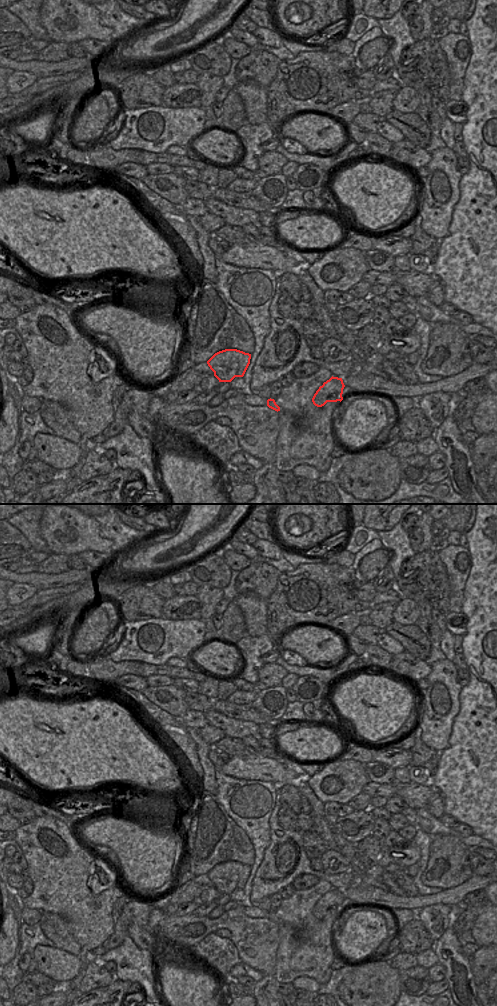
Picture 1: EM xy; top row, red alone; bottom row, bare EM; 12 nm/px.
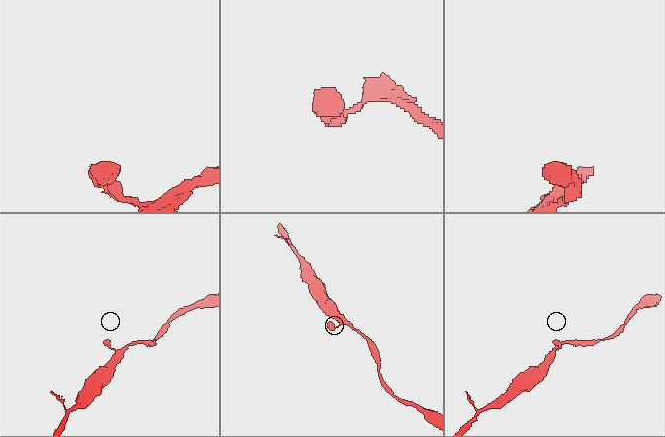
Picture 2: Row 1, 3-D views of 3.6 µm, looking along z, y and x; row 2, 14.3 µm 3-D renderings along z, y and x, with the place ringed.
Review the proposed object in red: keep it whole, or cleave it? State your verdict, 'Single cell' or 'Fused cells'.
Single cell.

